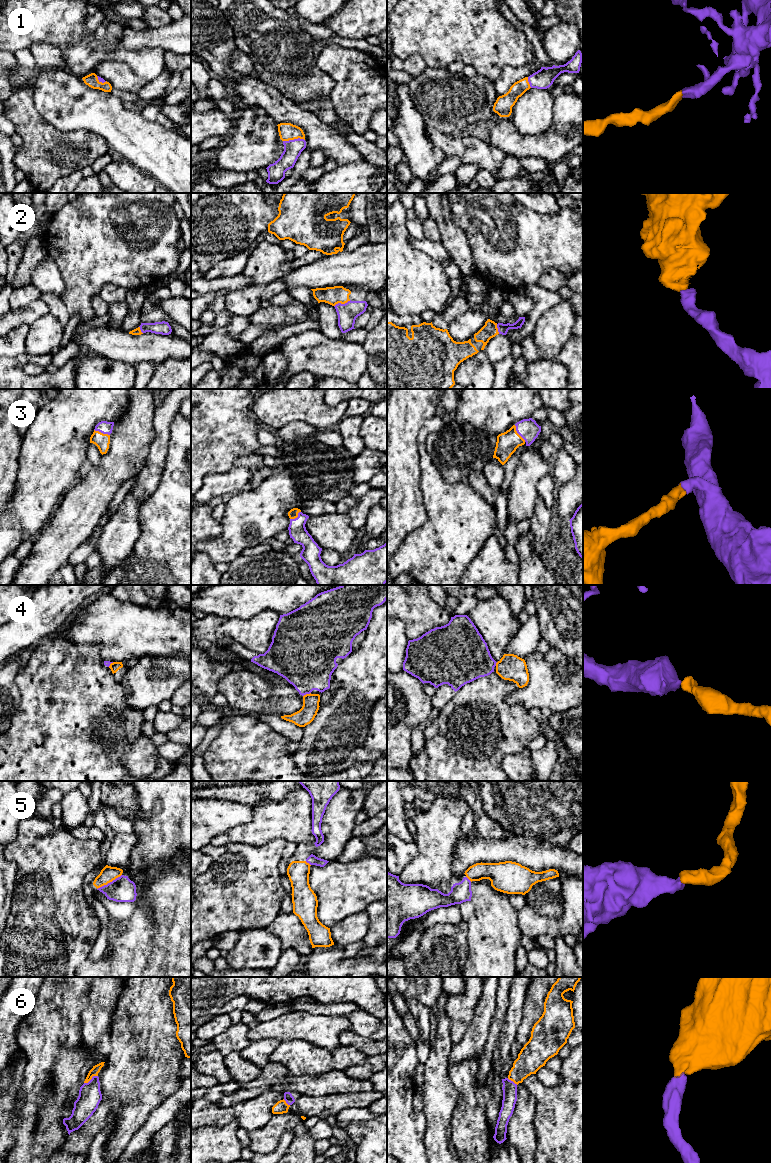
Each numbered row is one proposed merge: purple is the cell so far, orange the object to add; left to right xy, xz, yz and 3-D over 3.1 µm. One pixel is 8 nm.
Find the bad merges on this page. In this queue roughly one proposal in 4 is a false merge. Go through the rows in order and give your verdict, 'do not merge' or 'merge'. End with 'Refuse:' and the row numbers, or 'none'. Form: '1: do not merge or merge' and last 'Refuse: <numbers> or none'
1: merge
2: merge
3: merge
4: merge
5: merge
6: merge
Refuse: none

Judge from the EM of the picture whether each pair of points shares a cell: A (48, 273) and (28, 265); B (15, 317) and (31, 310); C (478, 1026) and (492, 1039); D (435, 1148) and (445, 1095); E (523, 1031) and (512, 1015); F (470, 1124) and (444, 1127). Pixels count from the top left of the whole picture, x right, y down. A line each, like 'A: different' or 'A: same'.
A: different
B: same
C: different
D: same
E: different
F: different

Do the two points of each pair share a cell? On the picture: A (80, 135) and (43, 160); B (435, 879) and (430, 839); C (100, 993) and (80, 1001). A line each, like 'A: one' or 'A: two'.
A: one
B: one
C: two

